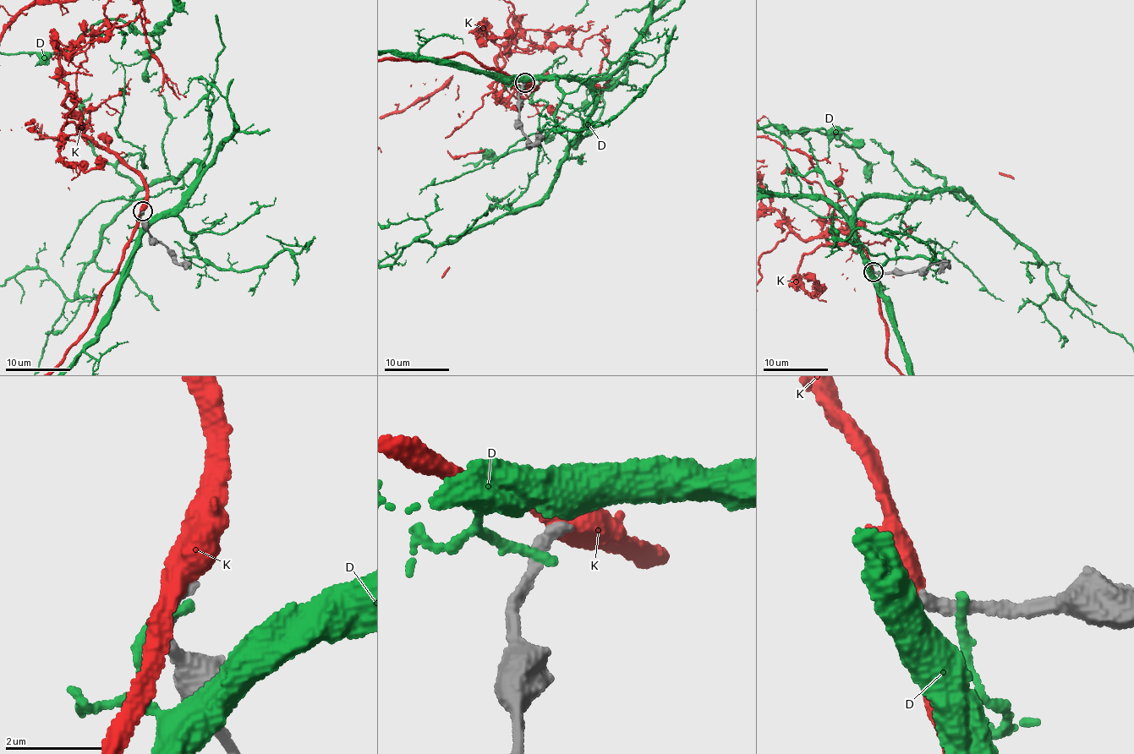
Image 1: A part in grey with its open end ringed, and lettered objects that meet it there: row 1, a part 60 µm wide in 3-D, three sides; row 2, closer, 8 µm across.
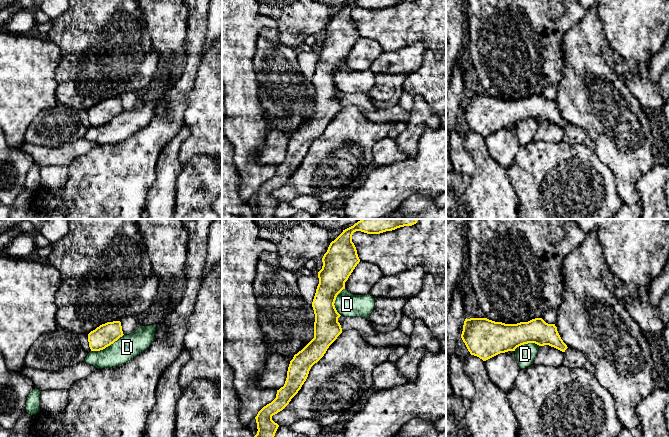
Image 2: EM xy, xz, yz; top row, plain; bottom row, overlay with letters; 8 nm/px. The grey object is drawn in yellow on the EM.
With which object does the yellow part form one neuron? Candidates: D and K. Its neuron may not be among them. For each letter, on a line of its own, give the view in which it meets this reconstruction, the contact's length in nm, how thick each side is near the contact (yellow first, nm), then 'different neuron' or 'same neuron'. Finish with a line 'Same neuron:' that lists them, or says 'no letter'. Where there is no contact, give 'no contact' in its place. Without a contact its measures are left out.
D: meets yellow in xy; contact 300 nm long; 180 nm thick on the yellow side, 200 nm on the other; different neuron
K: no contact; different neuron
Same neuron: no letter

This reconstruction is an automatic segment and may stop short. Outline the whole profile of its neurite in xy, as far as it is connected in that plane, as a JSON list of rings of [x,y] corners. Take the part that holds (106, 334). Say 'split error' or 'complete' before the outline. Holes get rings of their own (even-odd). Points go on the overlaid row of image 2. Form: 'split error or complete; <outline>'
complete; [[[120,321],[107,322],[88,334],[89,347],[91,351],[103,350],[123,335]]]

